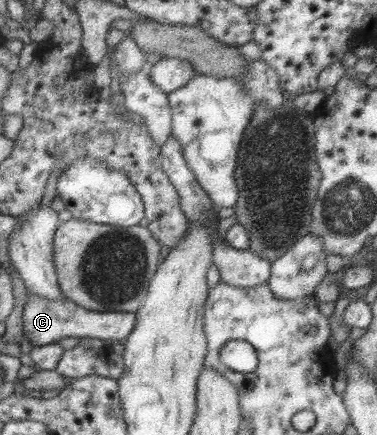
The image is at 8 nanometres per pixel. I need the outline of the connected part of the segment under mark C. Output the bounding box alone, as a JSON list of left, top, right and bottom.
[21,293,137,347]

